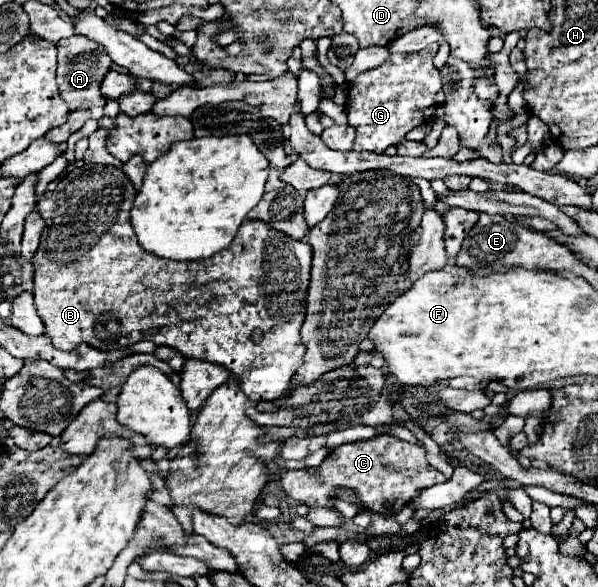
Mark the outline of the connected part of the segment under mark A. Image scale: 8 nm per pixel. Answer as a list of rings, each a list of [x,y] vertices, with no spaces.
[[[71,36],[67,40],[61,40],[57,44],[59,50],[59,66],[57,66],[57,86],[61,92],[61,98],[65,104],[75,110],[75,108],[87,108],[91,112],[93,120],[99,120],[103,116],[103,108],[107,98],[101,94],[101,82],[103,76],[111,70],[111,56],[107,56],[105,48],[97,46],[95,42],[89,42],[85,36]]]

